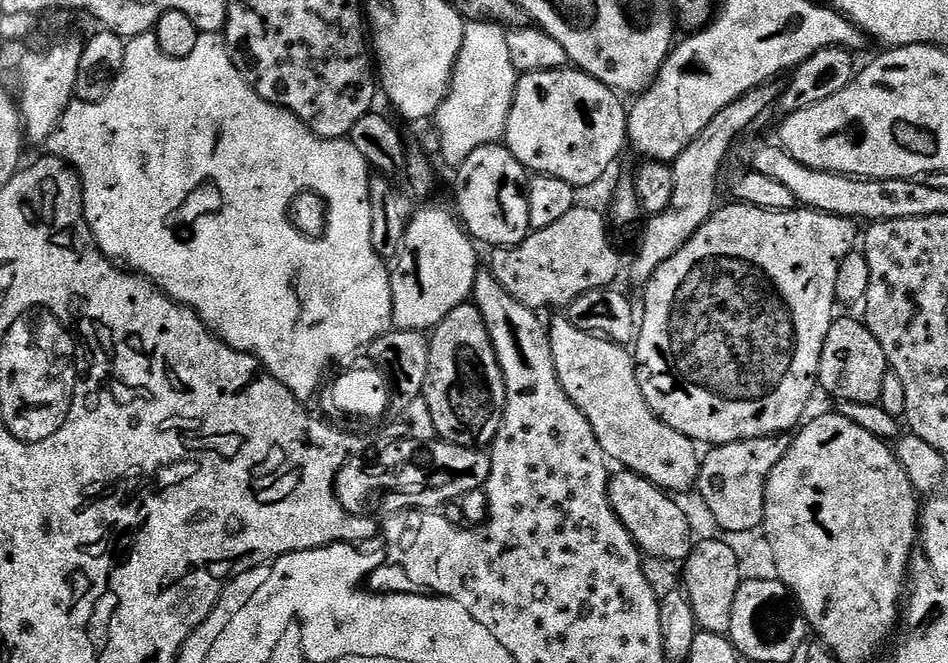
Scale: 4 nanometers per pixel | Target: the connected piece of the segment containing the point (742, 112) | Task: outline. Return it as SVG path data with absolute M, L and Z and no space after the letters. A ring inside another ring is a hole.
M773 82L763 84L730 102L726 110L722 110L714 117L714 122L678 154L676 160L671 161L672 178L674 180L674 192L670 198L670 204L664 212L659 212L656 216L647 217L648 225L644 228L644 233L640 236L640 245L636 248L636 261L632 264L632 276L641 282L647 282L690 238L699 228L701 228L712 213L718 207L716 201L716 179L720 176L720 170L724 166L724 159L728 156L728 151L732 148L732 143L767 110L775 105L780 99L782 91L779 83Z

